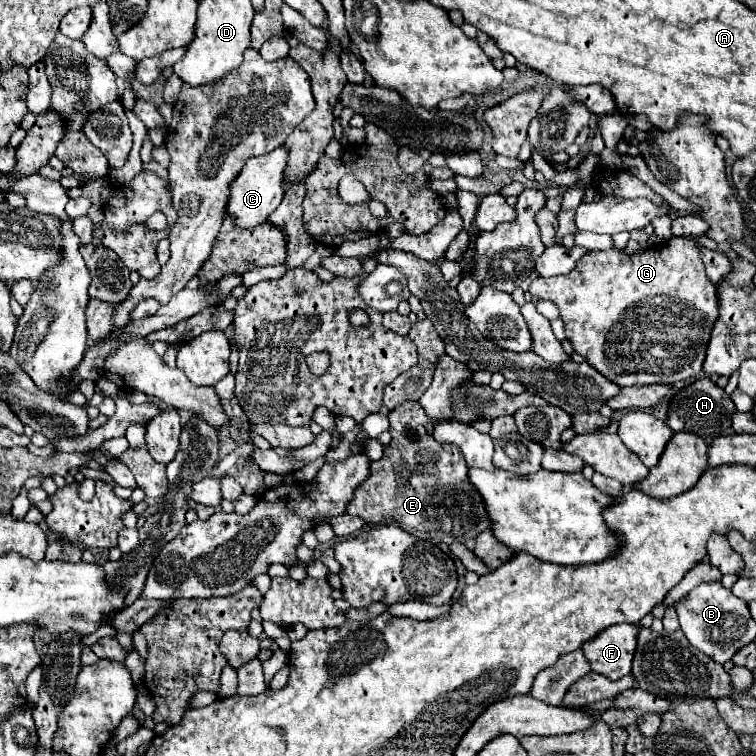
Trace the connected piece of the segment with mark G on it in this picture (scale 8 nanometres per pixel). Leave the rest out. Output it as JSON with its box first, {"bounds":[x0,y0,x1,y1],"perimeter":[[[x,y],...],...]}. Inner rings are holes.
{"bounds":[530,237,718,387],"perimeter":[[[672,237],[670,243],[658,243],[642,253],[626,255],[616,249],[590,251],[576,267],[558,277],[538,277],[530,283],[530,295],[558,305],[564,321],[566,339],[594,369],[620,387],[630,385],[672,385],[684,379],[696,379],[702,373],[706,343],[718,319],[716,289],[704,273],[694,241]]]}

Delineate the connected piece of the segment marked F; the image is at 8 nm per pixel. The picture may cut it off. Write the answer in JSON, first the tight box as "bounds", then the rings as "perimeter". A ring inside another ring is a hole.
{"bounds":[582,623,638,681],"perimeter":[[[620,623],[604,629],[596,639],[582,645],[592,671],[616,681],[632,671],[638,625]]]}

